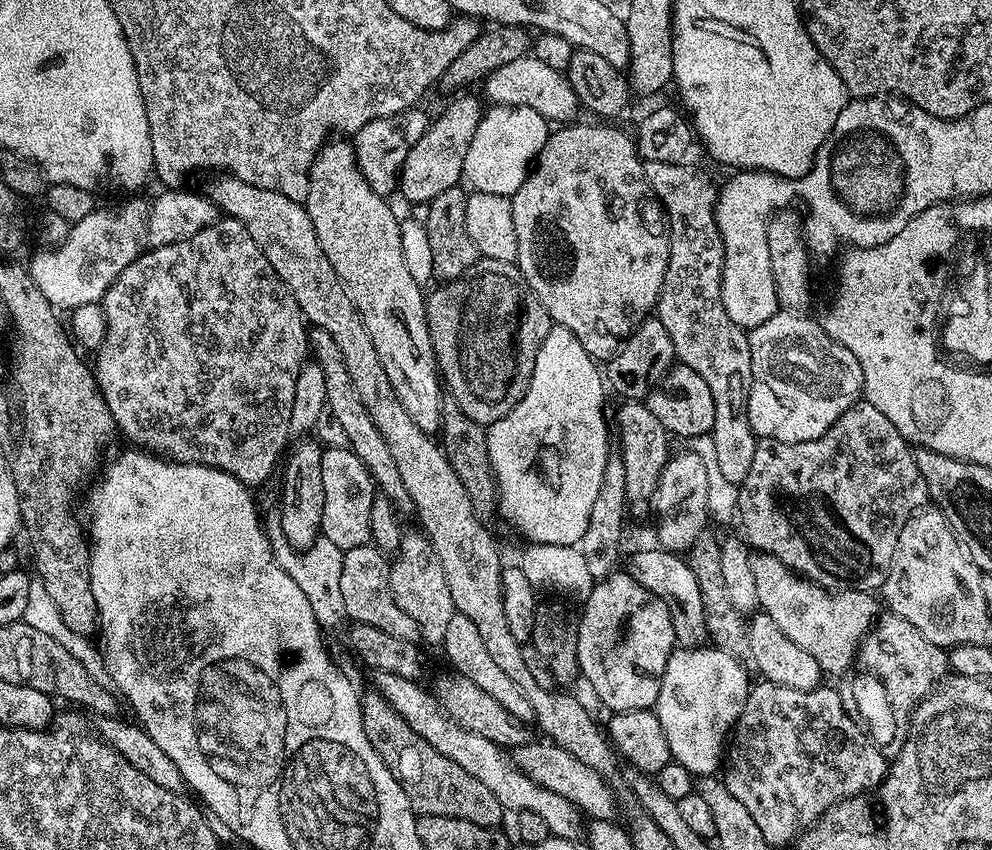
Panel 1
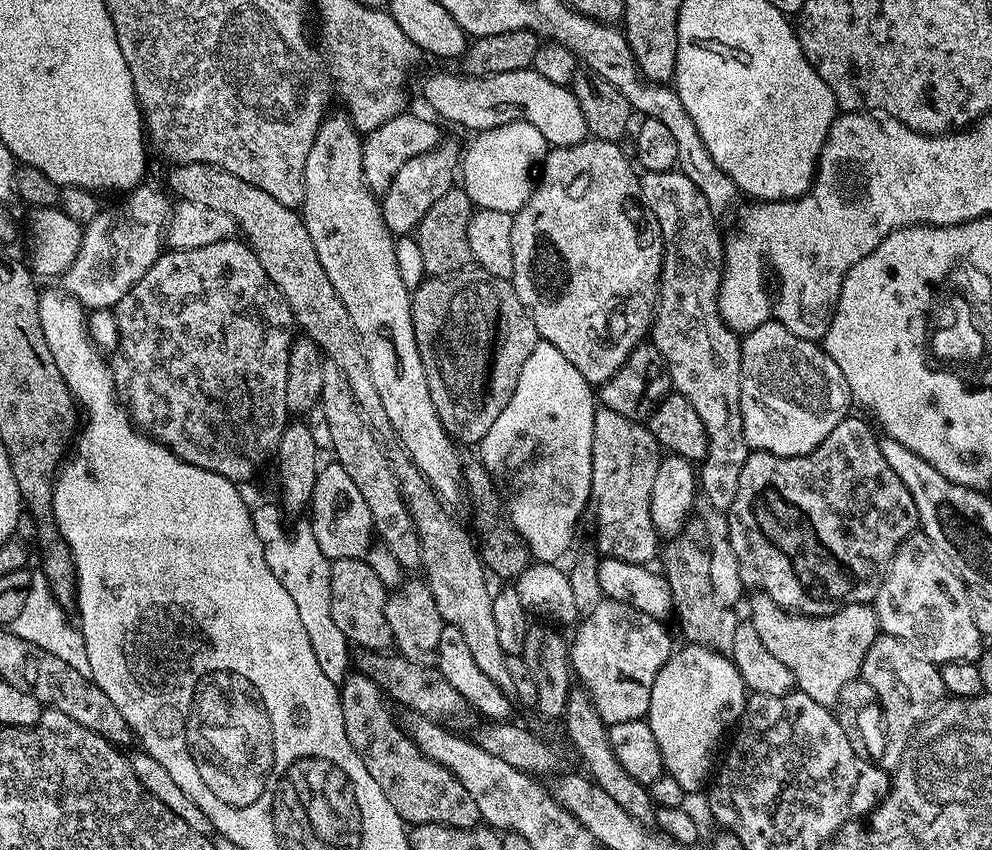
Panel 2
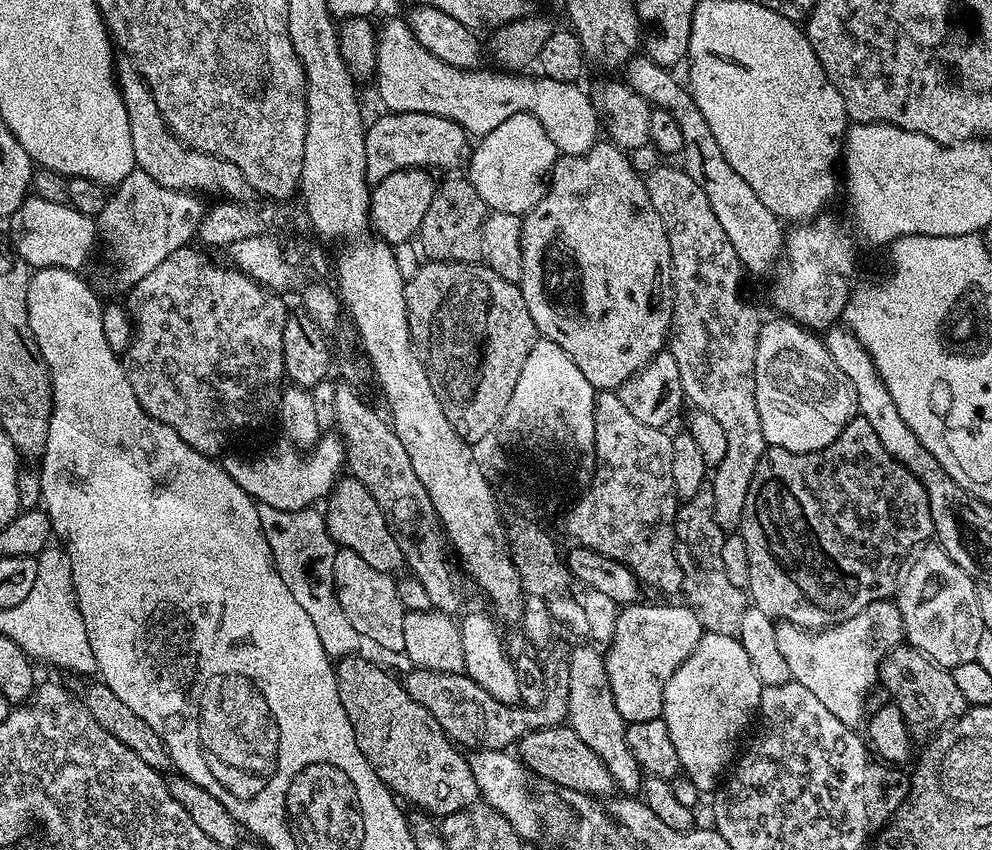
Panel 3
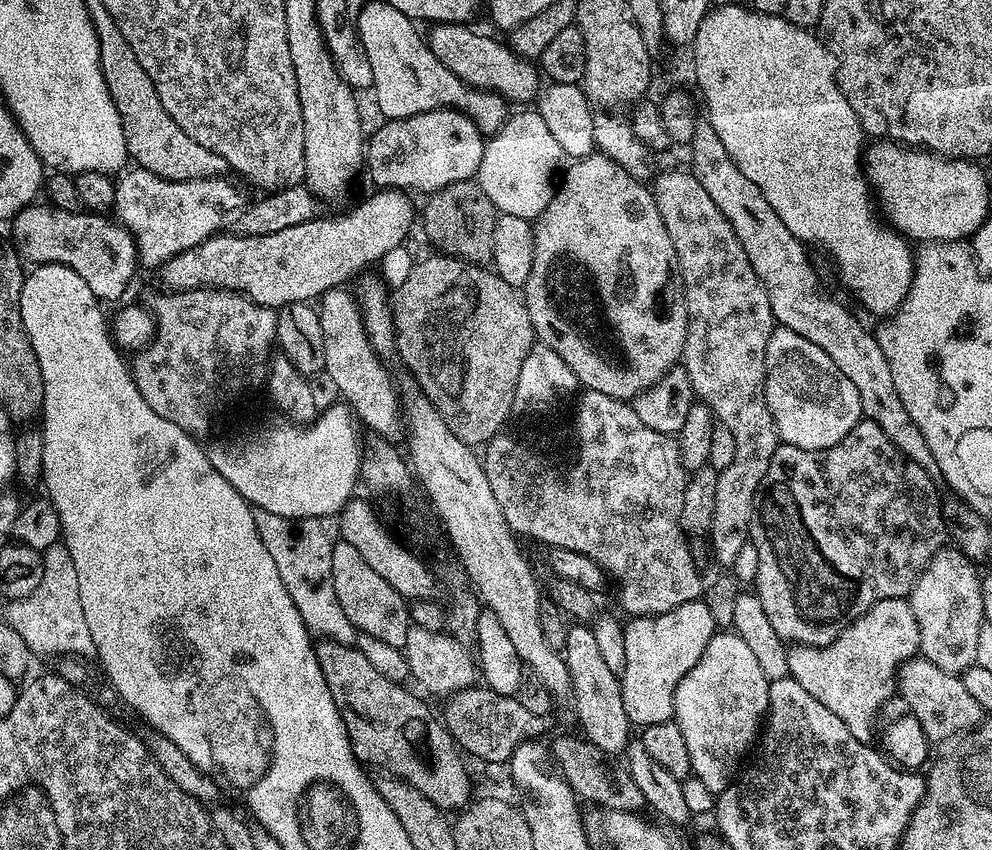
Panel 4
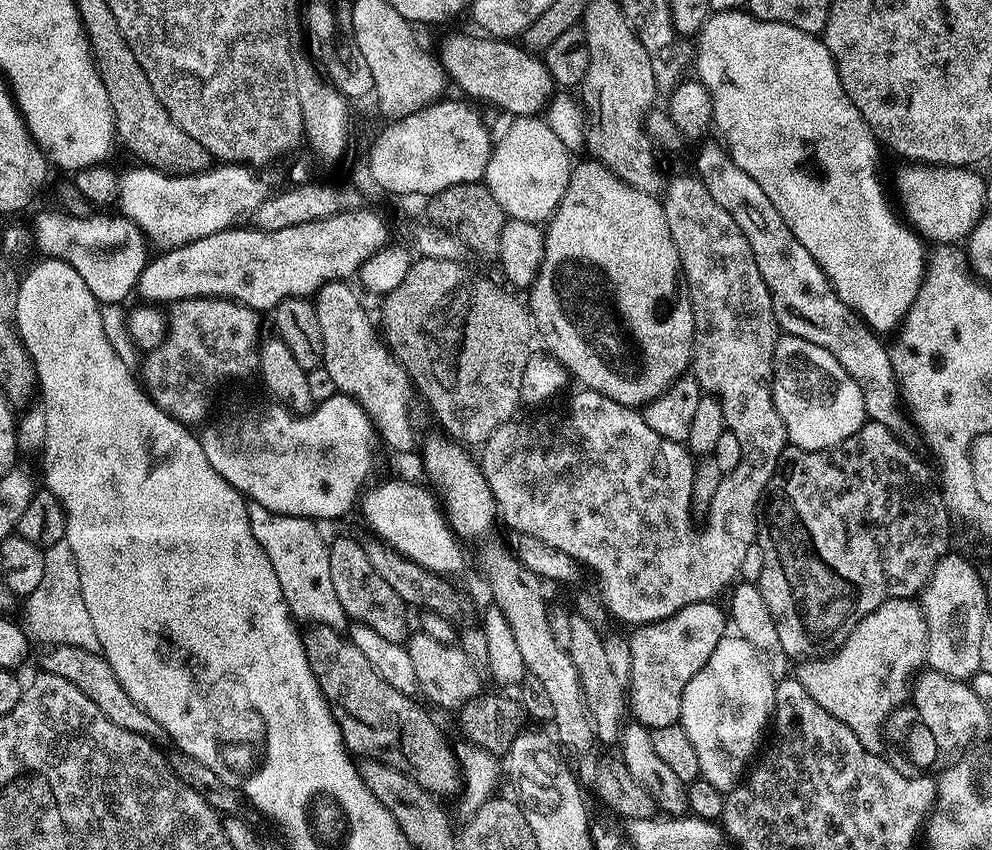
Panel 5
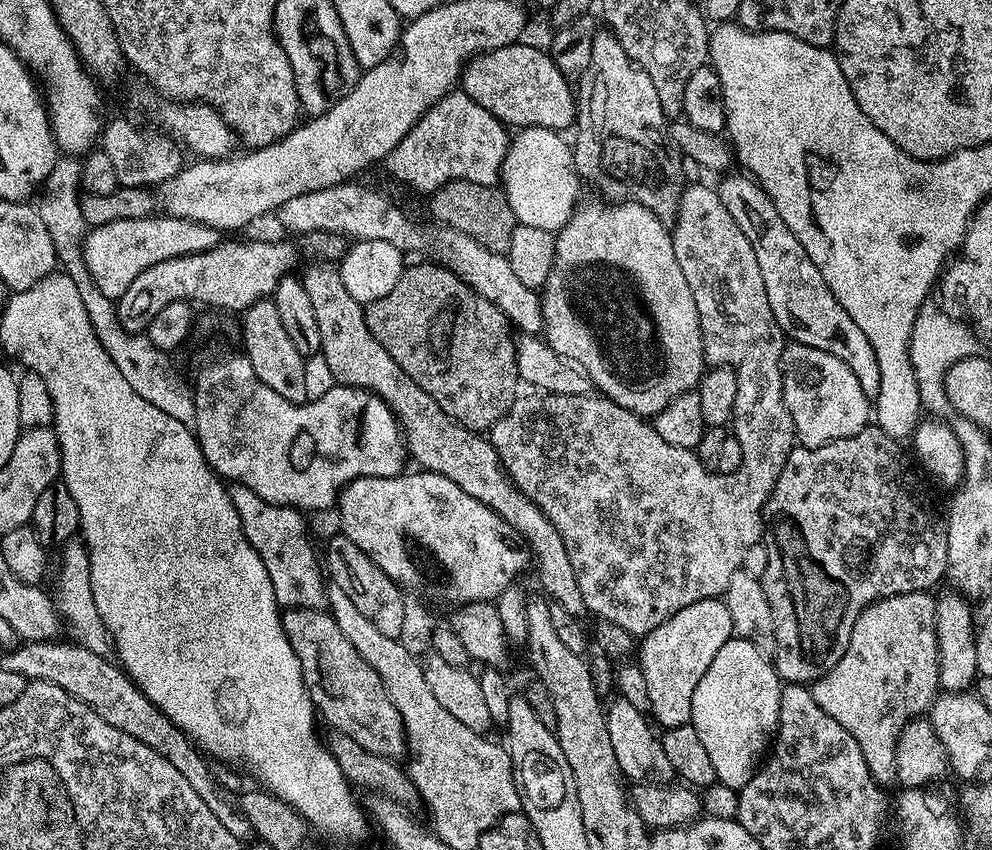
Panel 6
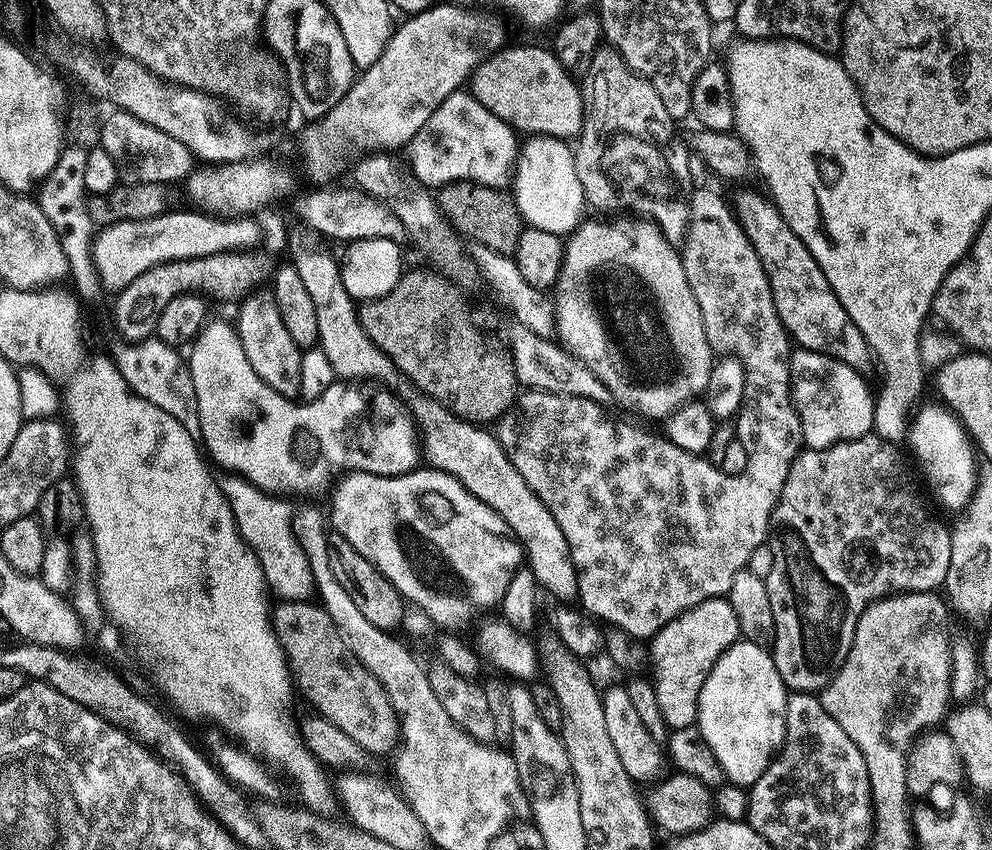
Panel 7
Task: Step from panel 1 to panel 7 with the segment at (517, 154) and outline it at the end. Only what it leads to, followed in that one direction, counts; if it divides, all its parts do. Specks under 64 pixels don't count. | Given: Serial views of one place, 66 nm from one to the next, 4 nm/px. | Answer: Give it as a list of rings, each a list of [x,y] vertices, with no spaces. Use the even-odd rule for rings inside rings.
[[[528,136],[520,147],[514,173],[514,199],[525,225],[550,230],[561,238],[576,231],[585,219],[582,182],[578,182],[575,151],[553,136]]]

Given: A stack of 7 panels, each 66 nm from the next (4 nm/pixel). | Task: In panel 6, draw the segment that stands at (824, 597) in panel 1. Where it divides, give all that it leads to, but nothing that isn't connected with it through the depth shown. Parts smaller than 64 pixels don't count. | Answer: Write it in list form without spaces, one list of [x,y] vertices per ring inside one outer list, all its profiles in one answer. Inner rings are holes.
[[[907,592],[897,596],[888,596],[884,600],[878,600],[876,603],[863,608],[858,614],[858,622],[854,622],[854,630],[850,630],[850,646],[846,646],[846,654],[842,654],[842,658],[838,658],[838,662],[833,668],[829,672],[825,672],[823,678],[815,681],[811,685],[811,689],[814,702],[818,702],[818,706],[822,706],[822,710],[826,710],[826,714],[830,714],[830,718],[834,718],[834,722],[838,722],[838,726],[845,728],[850,734],[850,738],[854,738],[854,742],[858,742],[858,746],[862,750],[862,758],[866,758],[866,766],[872,777],[876,779],[877,784],[881,786],[887,786],[890,782],[892,784],[896,780],[895,748],[898,746],[899,735],[913,719],[923,717],[931,709],[933,701],[938,696],[936,692],[941,691],[940,647],[938,646],[938,634],[936,633],[935,599],[928,592]]]

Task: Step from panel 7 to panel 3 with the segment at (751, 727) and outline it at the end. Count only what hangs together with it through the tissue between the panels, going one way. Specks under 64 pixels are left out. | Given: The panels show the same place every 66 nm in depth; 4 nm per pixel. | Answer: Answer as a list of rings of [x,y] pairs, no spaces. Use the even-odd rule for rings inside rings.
[[[707,631],[703,633],[701,640],[694,646],[688,660],[666,682],[662,718],[670,730],[670,738],[674,742],[674,746],[678,750],[683,773],[690,778],[690,782],[694,782],[694,786],[702,794],[714,791],[716,783],[718,783],[718,788],[722,777],[729,771],[738,752],[736,739],[743,734],[744,727],[748,723],[748,727],[753,723],[754,717],[757,715],[760,707],[761,687],[750,655],[740,645],[737,637]]]

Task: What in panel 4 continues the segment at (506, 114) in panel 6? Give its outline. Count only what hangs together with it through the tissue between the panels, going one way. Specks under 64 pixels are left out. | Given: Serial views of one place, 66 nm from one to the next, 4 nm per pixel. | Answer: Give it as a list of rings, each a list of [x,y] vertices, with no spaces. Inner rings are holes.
[[[433,23],[426,32],[428,48],[437,56],[438,62],[457,75],[462,82],[471,88],[495,92],[512,106],[528,106],[537,99],[541,91],[541,73],[531,60],[523,60],[516,55],[507,43],[499,44],[492,36],[483,36],[467,23],[438,24]],[[537,72],[537,73],[536,73]],[[530,103],[531,104],[528,104]],[[516,104],[516,105],[514,105]]]

